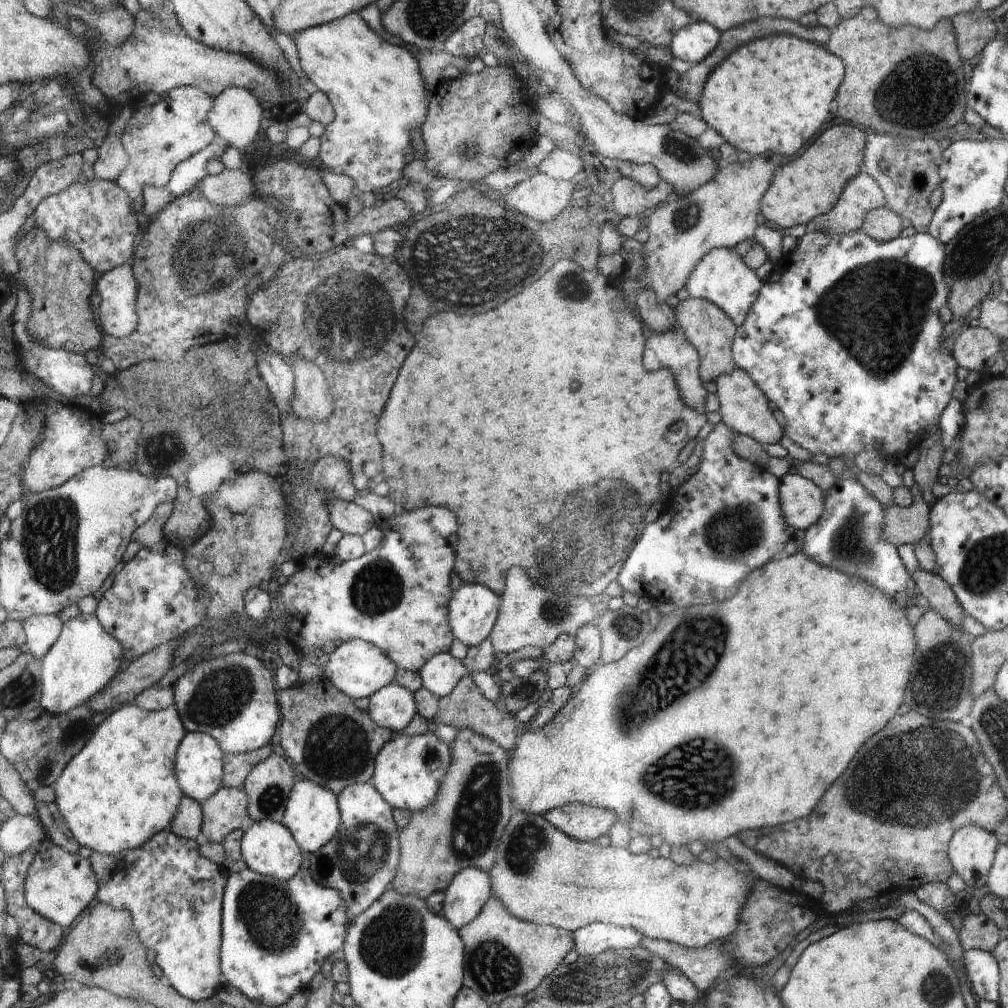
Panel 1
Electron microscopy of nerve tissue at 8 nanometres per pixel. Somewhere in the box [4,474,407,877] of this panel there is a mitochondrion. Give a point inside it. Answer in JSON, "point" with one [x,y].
{"point":[48,536]}

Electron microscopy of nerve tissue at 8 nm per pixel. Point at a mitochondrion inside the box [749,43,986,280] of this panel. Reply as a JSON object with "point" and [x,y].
{"point":[903,95]}

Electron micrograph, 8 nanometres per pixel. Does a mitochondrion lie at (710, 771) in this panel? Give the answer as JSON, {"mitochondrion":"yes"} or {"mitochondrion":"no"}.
{"mitochondrion":"yes"}

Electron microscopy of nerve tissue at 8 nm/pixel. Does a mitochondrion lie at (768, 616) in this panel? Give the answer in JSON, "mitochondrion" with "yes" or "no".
{"mitochondrion":"no"}

